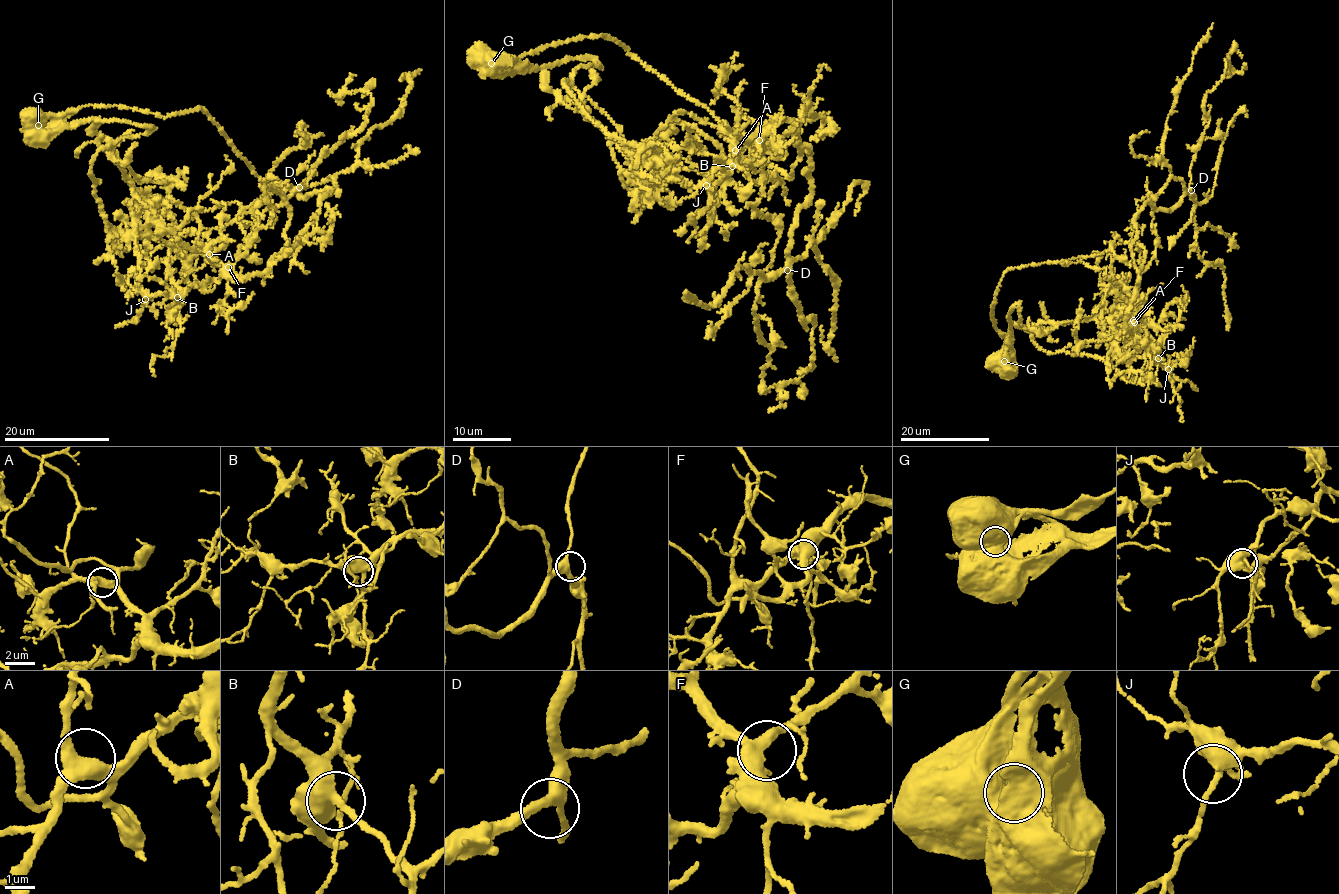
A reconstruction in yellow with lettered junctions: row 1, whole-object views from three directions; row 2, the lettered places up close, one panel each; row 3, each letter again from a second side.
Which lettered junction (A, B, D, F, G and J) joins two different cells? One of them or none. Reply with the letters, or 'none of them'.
G

